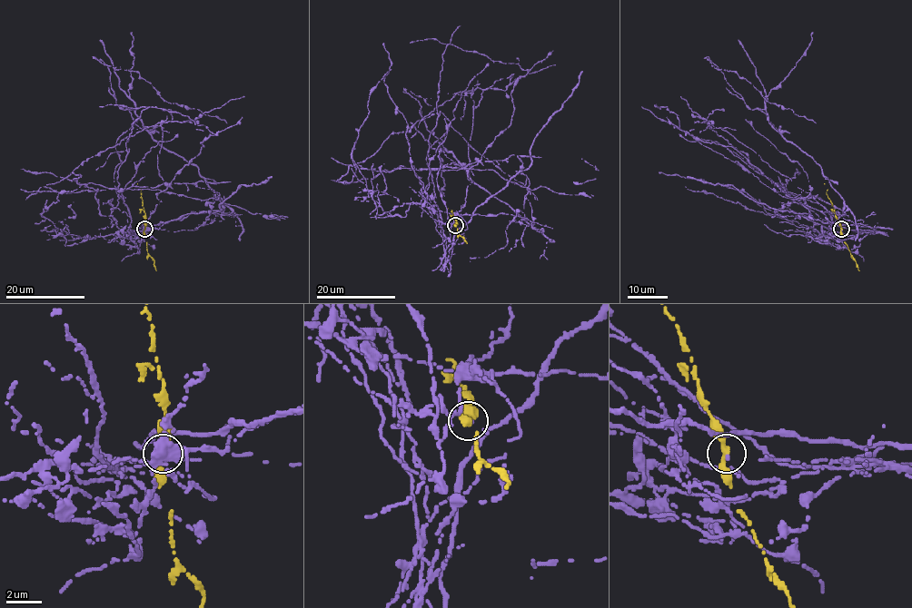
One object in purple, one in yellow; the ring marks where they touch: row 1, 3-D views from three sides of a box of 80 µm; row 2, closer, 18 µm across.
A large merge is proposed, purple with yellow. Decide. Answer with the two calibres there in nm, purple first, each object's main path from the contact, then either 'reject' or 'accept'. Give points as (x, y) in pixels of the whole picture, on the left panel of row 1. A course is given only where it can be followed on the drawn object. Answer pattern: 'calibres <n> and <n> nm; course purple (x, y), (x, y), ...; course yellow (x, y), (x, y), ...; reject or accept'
calibres 160 and 320 nm; course purple (145, 230), (121, 237), (131, 240), (137, 230), (119, 191), (45, 186), (160, 124), (163, 181); course yellow (145, 230), (141, 190), (137, 183); reject

